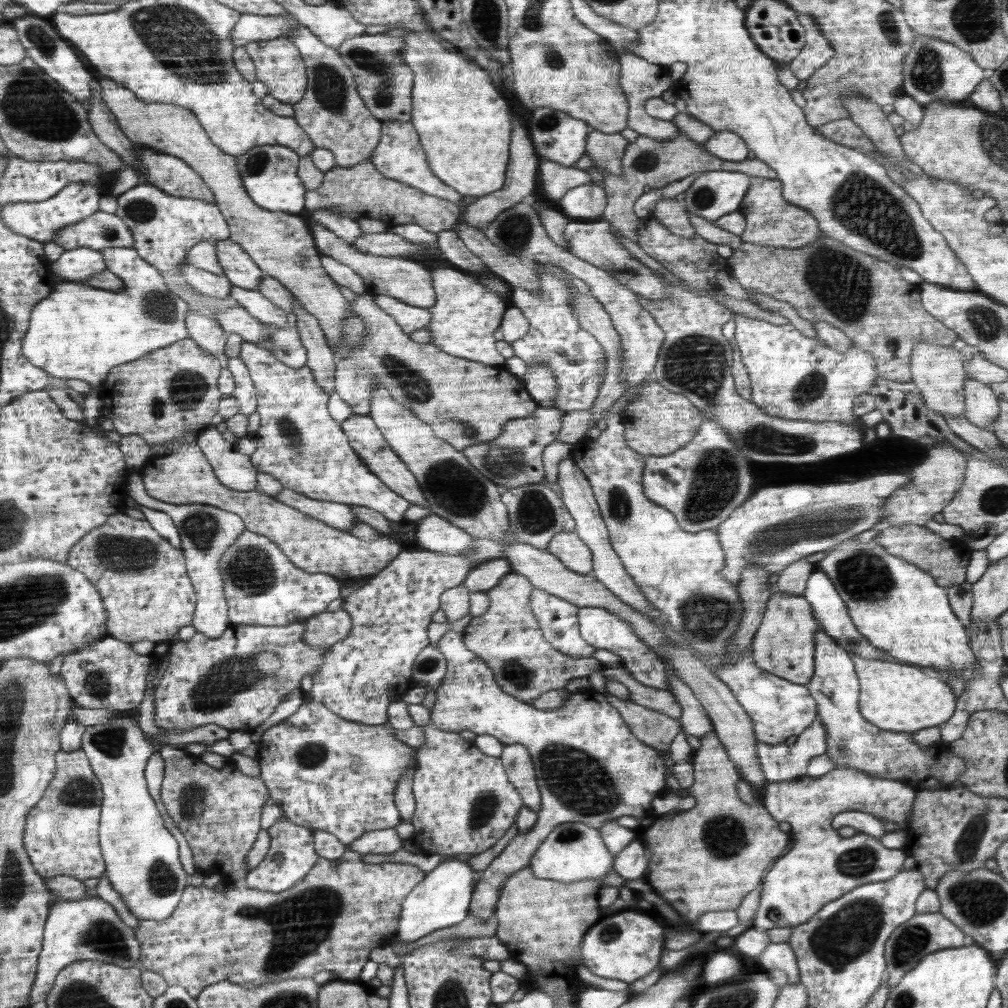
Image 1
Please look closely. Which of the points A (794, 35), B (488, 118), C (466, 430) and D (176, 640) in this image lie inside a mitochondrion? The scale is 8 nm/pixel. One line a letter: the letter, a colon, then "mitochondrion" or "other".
A: other
B: other
C: mitochondrion
D: other

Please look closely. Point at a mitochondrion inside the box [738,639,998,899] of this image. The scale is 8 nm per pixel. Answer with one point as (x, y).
(970, 838)

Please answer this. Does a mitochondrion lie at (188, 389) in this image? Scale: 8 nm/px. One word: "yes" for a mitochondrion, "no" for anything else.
yes

